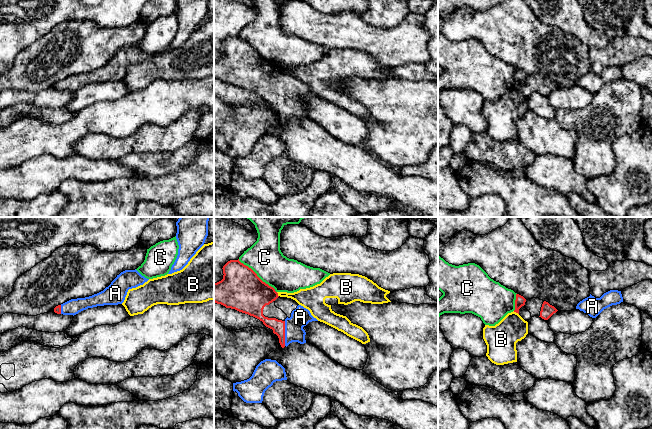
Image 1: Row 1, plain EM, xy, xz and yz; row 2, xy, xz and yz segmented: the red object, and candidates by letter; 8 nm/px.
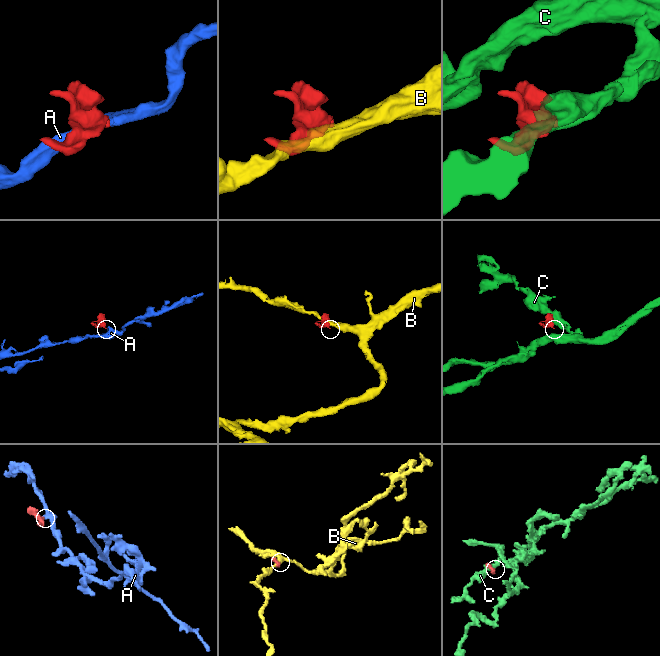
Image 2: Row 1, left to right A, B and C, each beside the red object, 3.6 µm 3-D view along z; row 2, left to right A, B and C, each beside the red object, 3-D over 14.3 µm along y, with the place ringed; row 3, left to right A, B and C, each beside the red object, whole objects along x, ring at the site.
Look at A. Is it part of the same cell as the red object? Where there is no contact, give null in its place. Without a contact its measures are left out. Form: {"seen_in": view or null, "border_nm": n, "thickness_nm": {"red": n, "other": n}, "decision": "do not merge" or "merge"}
{"seen_in": "xz", "border_nm": 200, "thickness_nm": {"red": 110, "other": 160}, "decision": "merge"}

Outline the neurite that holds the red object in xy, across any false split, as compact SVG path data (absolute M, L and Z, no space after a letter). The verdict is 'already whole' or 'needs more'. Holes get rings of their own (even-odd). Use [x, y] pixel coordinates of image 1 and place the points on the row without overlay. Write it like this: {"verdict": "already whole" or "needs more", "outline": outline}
{"verdict": "needs more", "outline": "M136 45L121 48L103 67L85 74L71 75L54 84L54 88L63 91L76 91L88 84L104 81L118 81L125 76L129 65L143 61L149 55Z"}

